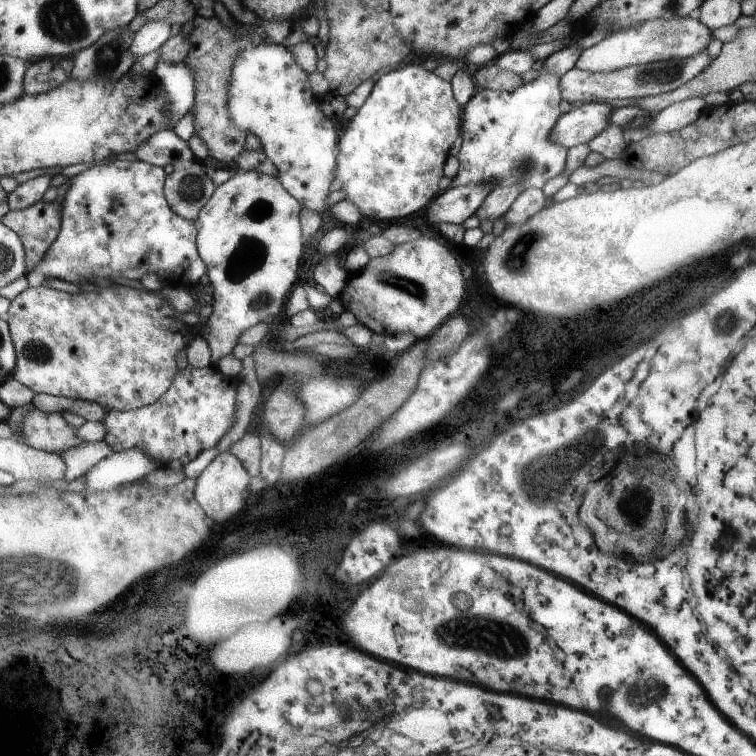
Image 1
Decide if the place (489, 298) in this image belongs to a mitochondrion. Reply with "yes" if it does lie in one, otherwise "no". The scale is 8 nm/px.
no

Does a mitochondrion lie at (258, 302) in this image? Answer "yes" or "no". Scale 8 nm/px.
yes

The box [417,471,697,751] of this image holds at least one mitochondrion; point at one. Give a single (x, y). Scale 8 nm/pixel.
(646, 693)

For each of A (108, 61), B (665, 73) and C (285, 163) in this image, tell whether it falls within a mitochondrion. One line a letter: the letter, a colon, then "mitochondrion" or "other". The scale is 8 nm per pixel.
A: mitochondrion
B: mitochondrion
C: other

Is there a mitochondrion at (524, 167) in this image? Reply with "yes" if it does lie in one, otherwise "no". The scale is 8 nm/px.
yes

